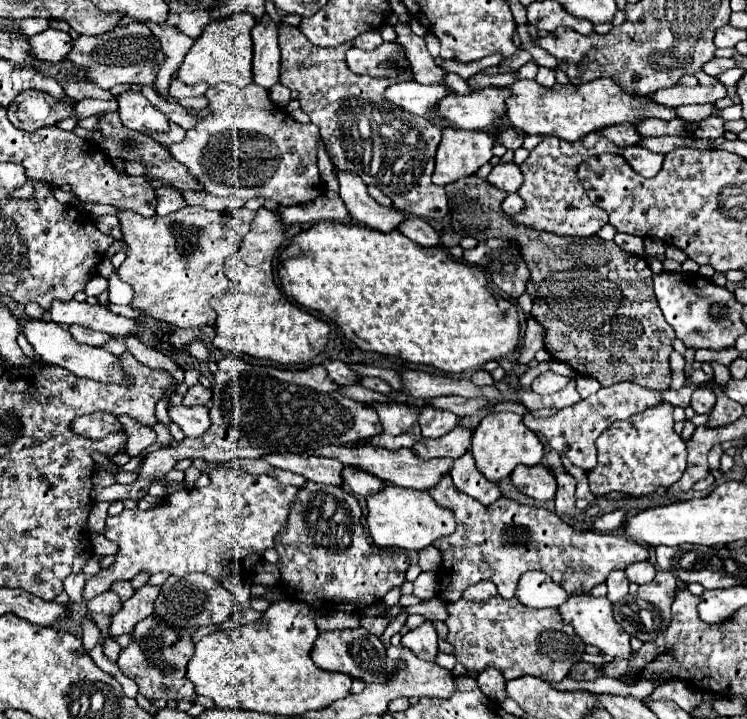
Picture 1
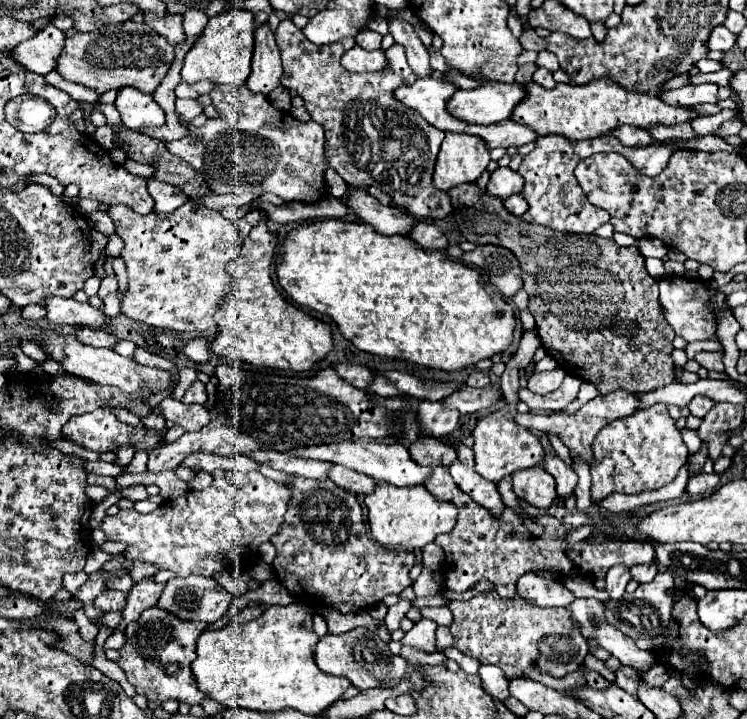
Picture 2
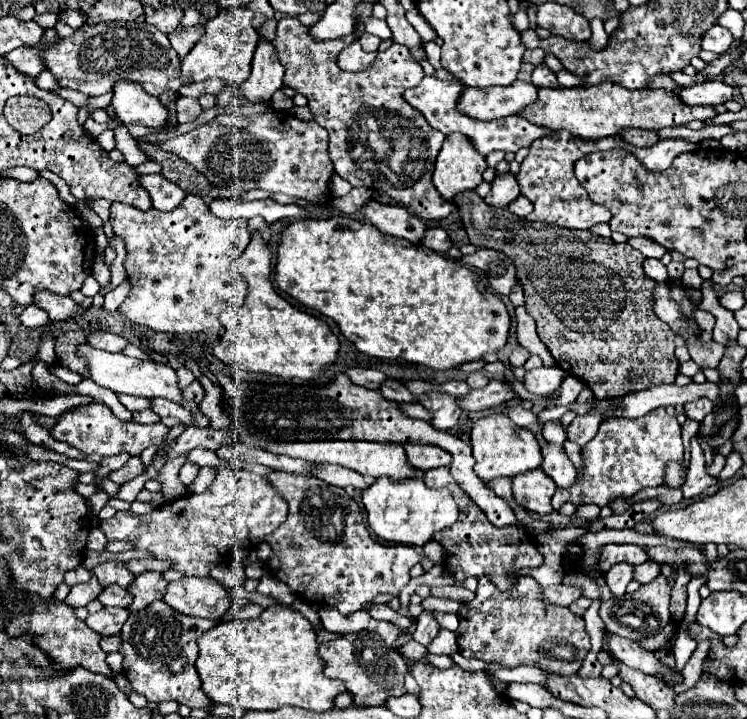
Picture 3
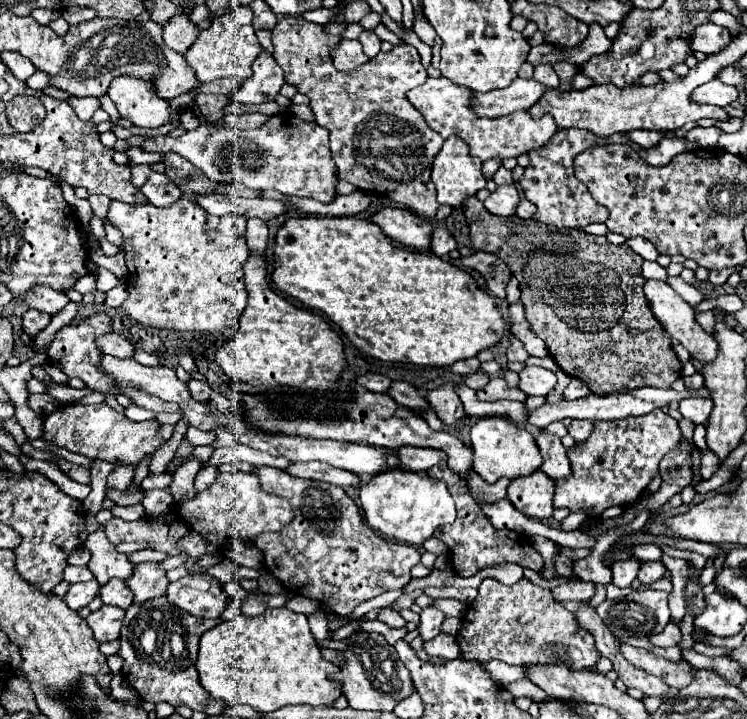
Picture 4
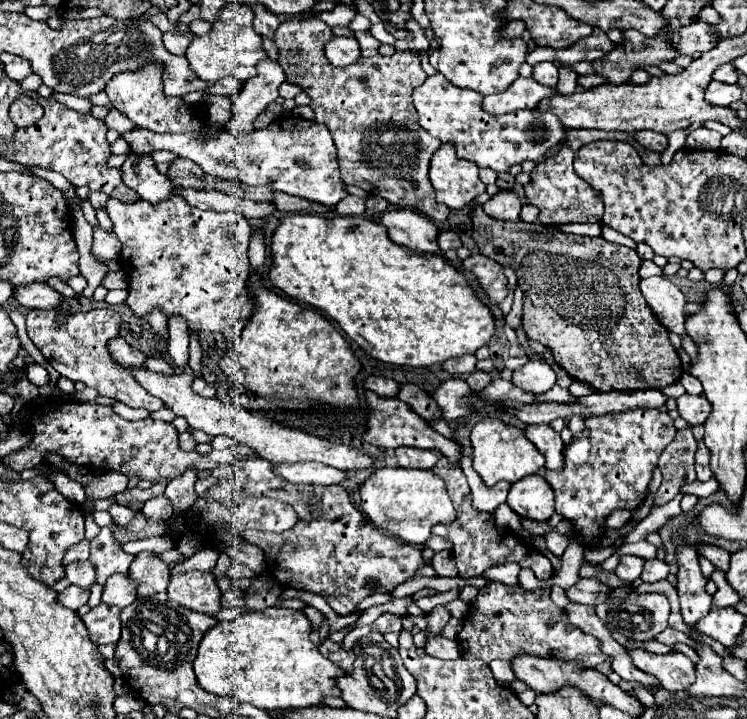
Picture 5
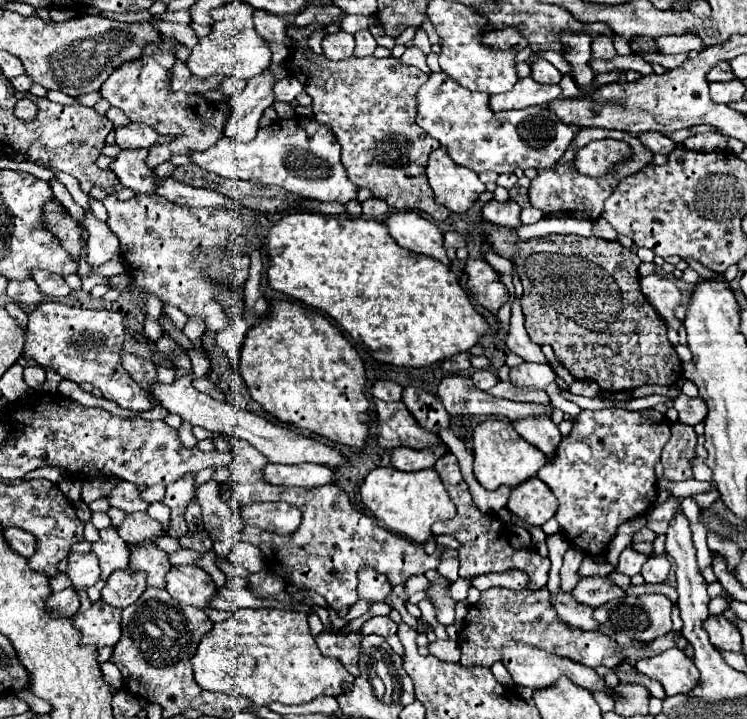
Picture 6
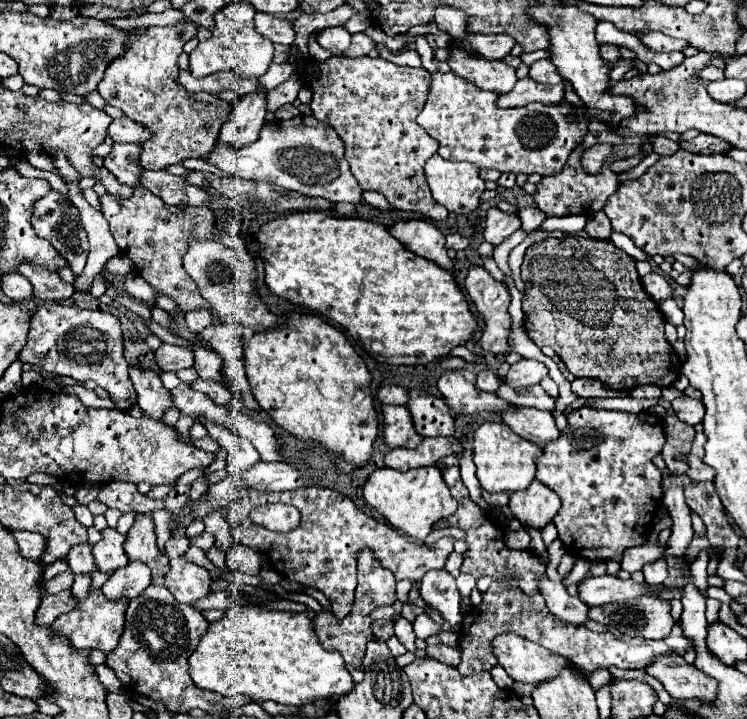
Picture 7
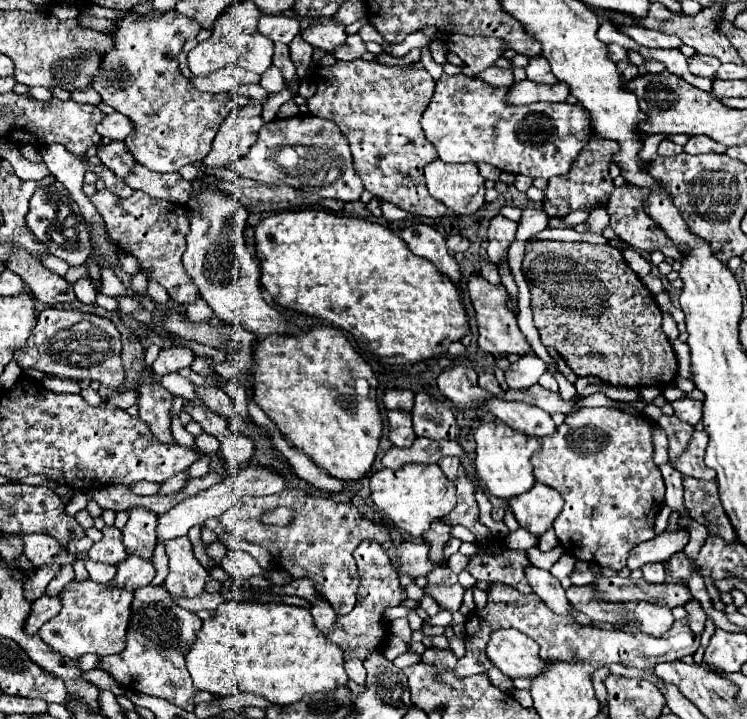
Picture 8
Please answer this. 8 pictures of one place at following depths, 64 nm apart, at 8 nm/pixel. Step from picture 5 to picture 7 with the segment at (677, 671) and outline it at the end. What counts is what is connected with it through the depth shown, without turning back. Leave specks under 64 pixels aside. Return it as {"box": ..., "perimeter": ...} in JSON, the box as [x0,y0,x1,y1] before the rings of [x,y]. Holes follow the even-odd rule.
{"box":[644,652,716,700],"perimeter":[[[676,652],[658,656],[644,668],[644,672],[660,680],[672,698],[714,700],[716,696],[716,680],[700,672],[694,664],[686,664],[682,656],[676,656]]]}

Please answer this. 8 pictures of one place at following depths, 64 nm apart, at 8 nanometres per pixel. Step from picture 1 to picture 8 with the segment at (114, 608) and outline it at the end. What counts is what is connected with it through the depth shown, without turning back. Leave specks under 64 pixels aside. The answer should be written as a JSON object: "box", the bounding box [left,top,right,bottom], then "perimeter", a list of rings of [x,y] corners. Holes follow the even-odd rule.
{"box":[108,556,156,592],"perimeter":[[[128,556],[120,566],[112,582],[108,582],[108,588],[118,588],[118,590],[130,590],[134,592],[136,588],[148,586],[152,578],[156,576],[156,568],[152,562],[138,558],[138,556]]]}

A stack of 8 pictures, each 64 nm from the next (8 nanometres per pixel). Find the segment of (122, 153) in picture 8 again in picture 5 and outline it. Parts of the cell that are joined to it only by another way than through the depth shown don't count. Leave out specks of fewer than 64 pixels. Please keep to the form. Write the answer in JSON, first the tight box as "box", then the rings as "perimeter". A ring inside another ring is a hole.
{"box":[120,154,176,204],"perimeter":[[[128,154],[128,160],[120,168],[124,172],[124,184],[136,190],[140,198],[158,204],[160,200],[168,200],[176,196],[176,188],[168,176],[156,170],[156,164],[150,156]]]}

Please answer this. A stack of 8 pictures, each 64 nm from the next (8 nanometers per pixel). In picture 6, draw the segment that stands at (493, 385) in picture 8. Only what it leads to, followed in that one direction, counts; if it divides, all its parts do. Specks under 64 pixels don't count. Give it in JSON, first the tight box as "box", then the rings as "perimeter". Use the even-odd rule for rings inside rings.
{"box":[470,370,498,390],"perimeter":[[[476,370],[470,378],[472,378],[472,384],[480,390],[488,390],[488,388],[492,388],[492,384],[498,382],[498,376],[490,370]]]}

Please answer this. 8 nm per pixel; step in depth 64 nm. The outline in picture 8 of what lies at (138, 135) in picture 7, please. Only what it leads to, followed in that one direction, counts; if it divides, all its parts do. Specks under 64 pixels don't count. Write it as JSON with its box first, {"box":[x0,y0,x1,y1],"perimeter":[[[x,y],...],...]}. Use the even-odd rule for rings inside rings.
{"box":[98,112,136,140],"perimeter":[[[114,112],[110,116],[106,116],[102,120],[102,124],[98,124],[98,134],[104,136],[104,138],[110,138],[110,140],[124,140],[128,136],[132,136],[132,132],[136,132],[132,128],[132,122],[120,114],[120,112]]]}

